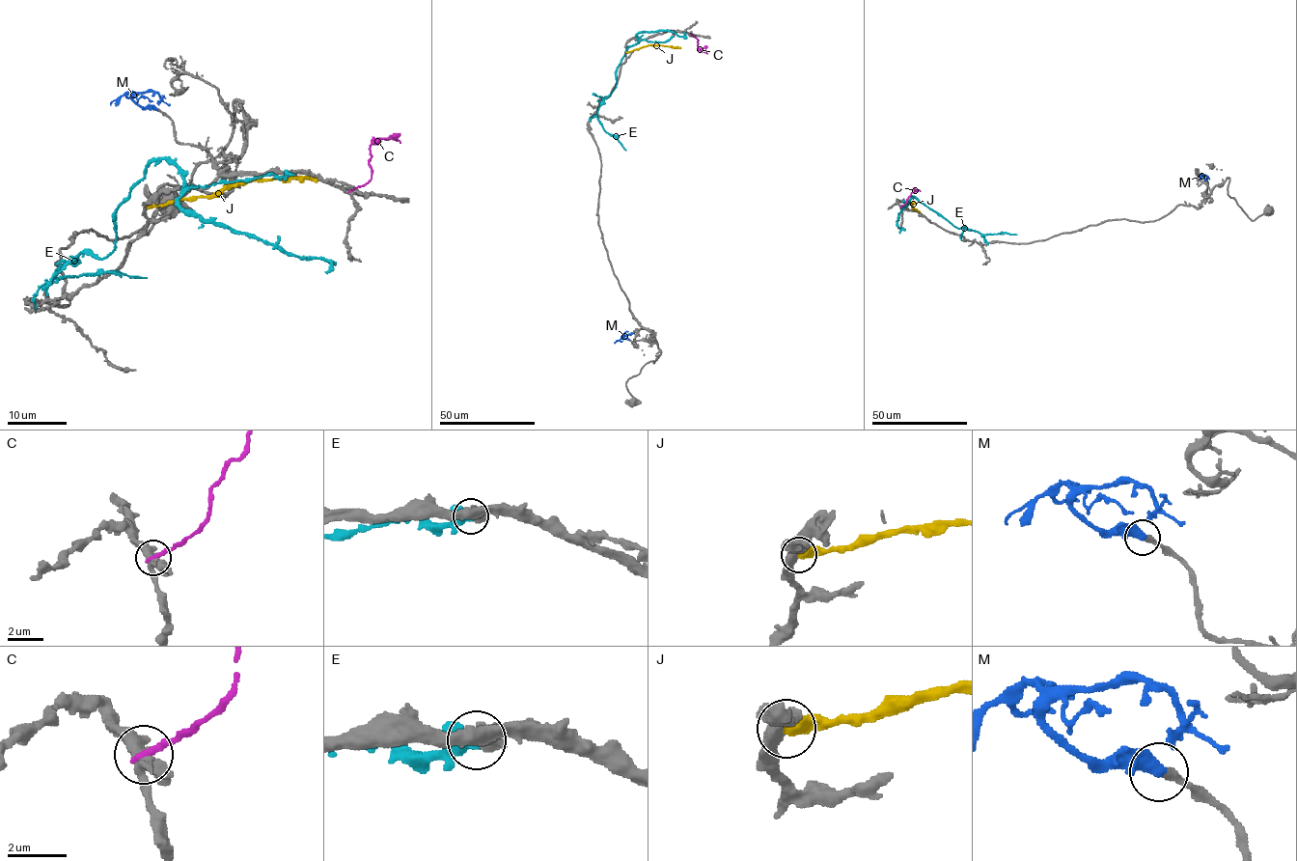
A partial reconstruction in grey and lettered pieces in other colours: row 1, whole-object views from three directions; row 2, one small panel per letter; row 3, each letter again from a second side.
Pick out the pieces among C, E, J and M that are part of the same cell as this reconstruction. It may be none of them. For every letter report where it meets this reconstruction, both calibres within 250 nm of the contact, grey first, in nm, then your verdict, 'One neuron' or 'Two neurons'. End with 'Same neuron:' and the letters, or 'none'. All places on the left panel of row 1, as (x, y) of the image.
C: Touches grey at (350, 191). Thickness 440 nm (grey) against 240 nm. Two neurons
E: Touches grey at (290, 174). Thickness 550 nm (grey) against 600 nm. Two neurons
J: Touches grey at (148, 208). Thickness 500 nm (grey) against 550 nm. Two neurons
M: Touches grey at (155, 109). Thickness 320 nm (grey) against 480 nm. One neuron
Same neuron: M

